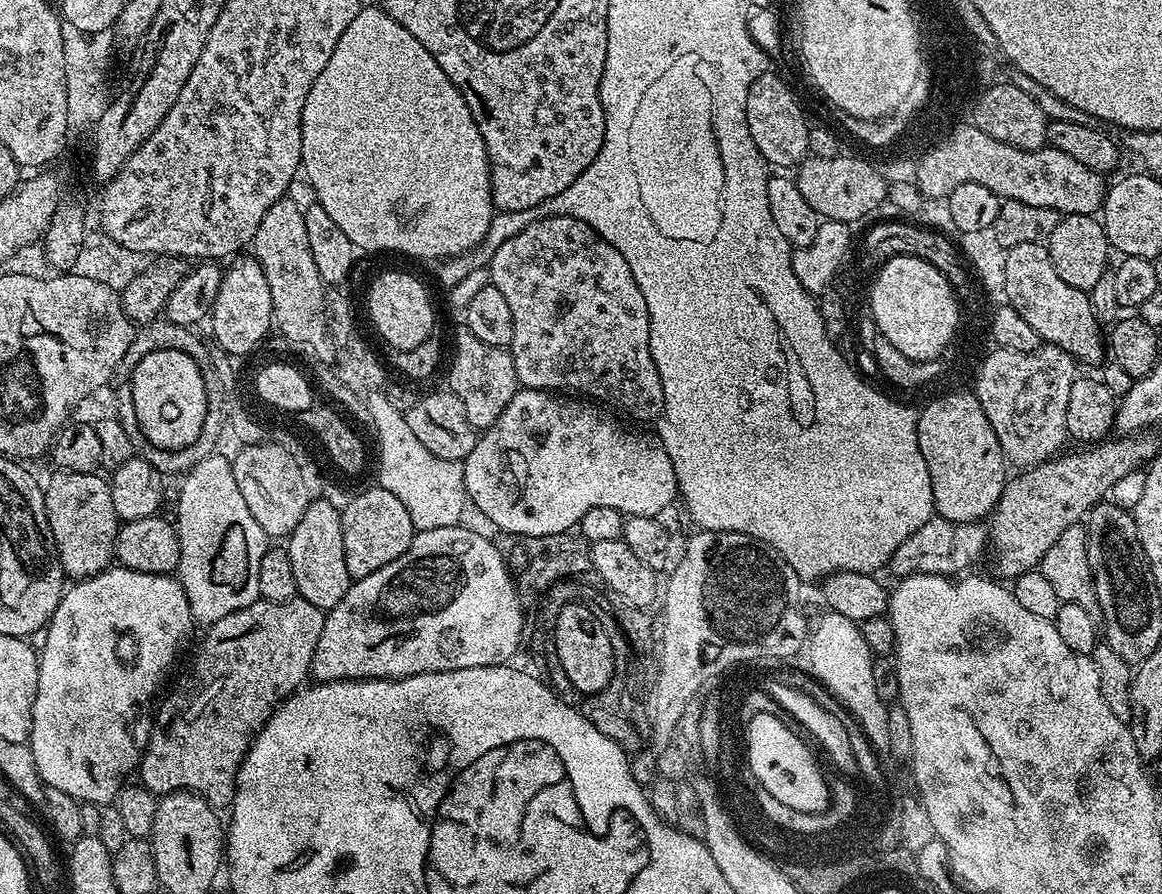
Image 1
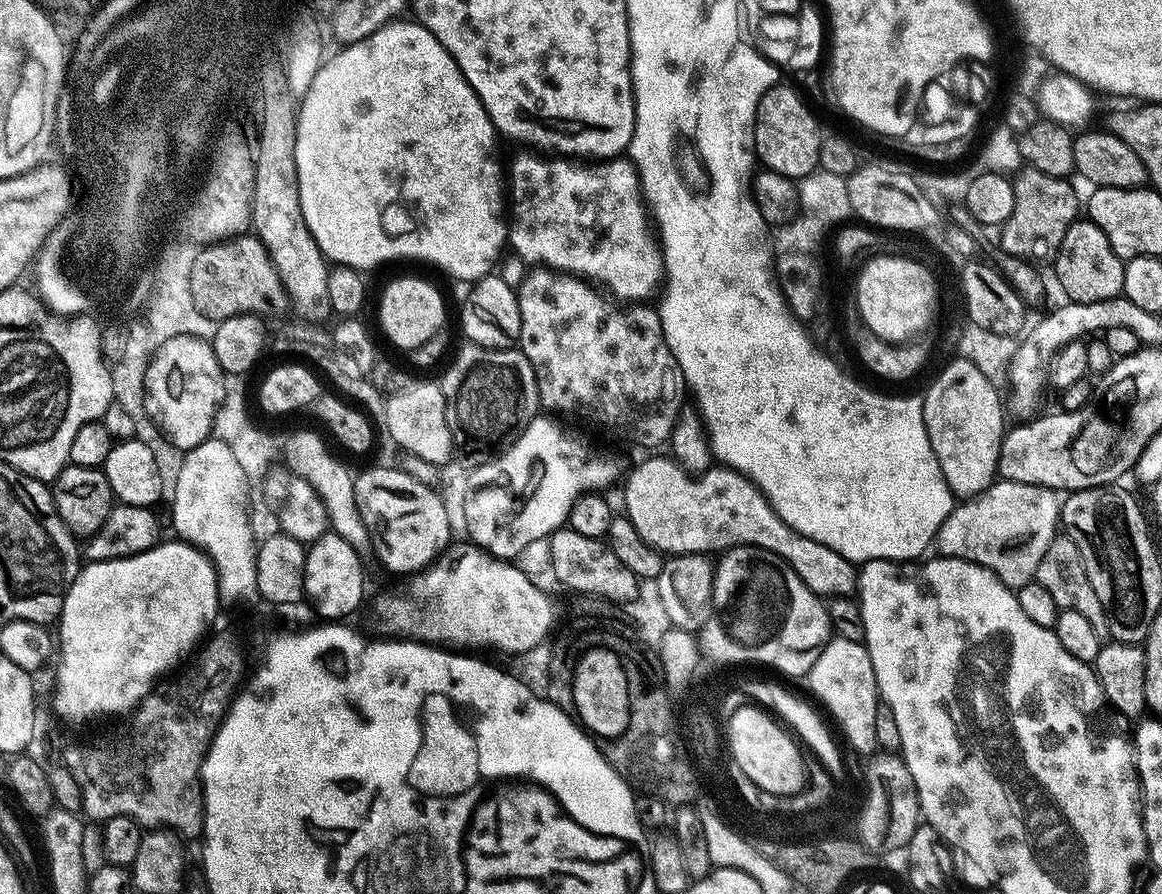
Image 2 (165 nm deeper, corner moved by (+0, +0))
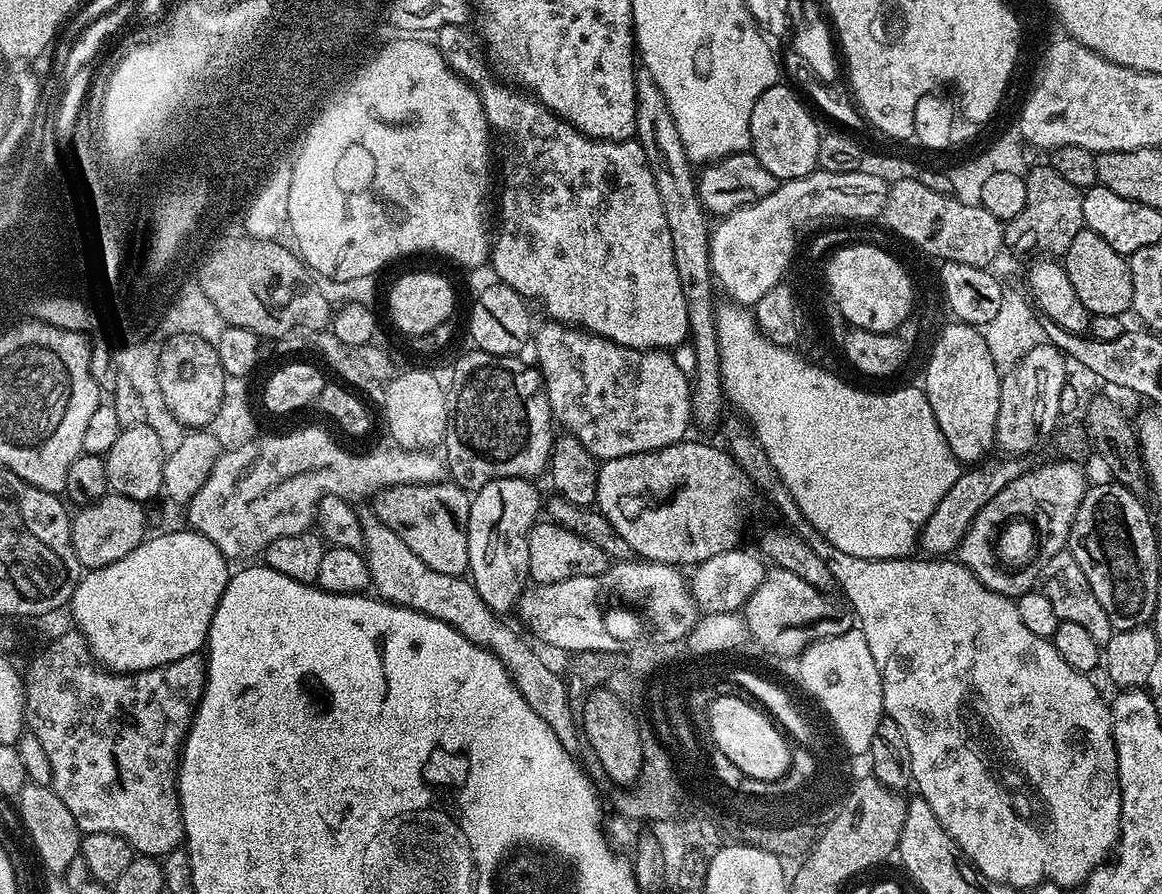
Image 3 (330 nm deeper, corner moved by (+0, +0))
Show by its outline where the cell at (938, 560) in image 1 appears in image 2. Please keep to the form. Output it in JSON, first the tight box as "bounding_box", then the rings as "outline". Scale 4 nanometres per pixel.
{"bounding_box":[935,479,1061,588],"outline":[[[997,479],[984,492],[979,492],[953,507],[946,522],[942,522],[942,526],[936,531],[935,551],[938,550],[940,556],[953,556],[959,560],[980,564],[994,573],[1008,588],[1021,588],[1035,581],[1038,562],[1042,560],[1046,546],[1050,546],[1050,542],[1058,535],[1061,503],[1057,489]]]}

